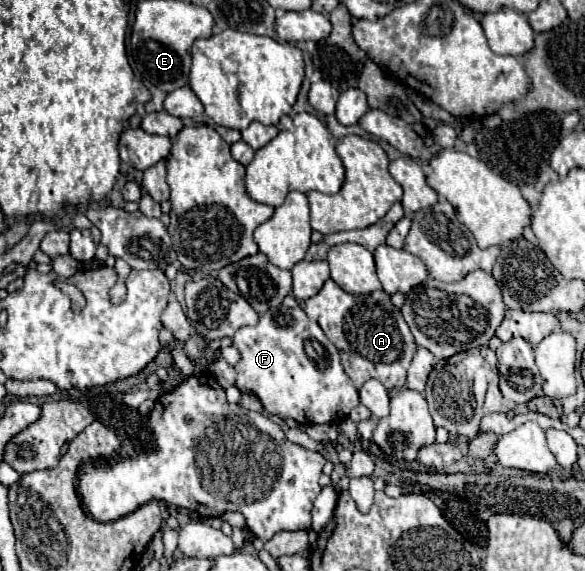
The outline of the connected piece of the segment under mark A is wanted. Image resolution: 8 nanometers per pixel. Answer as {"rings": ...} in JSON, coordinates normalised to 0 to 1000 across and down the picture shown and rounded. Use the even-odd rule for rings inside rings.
{"rings":[[[557,490],[540,518],[520,525],[520,546],[530,560],[547,560],[547,574],[578,609],[588,648],[609,680],[615,680],[626,662],[650,665],[663,683],[694,673],[694,651],[711,620],[711,599],[684,543],[667,529],[667,518],[656,508],[626,518],[602,518],[571,490]]]}

